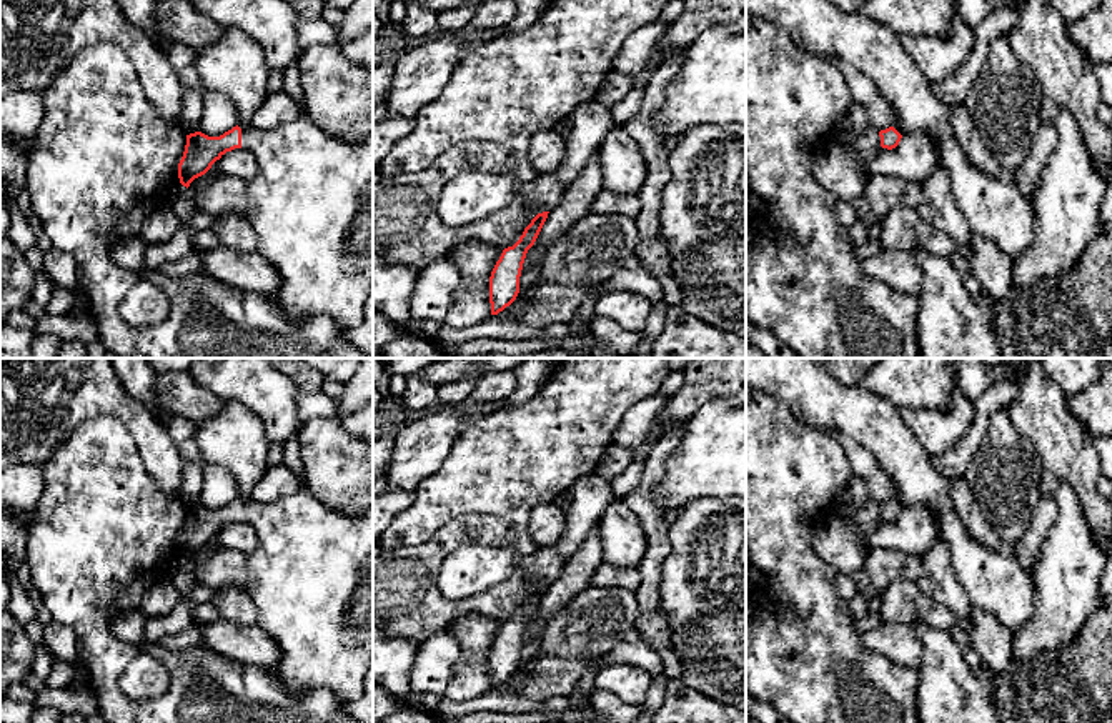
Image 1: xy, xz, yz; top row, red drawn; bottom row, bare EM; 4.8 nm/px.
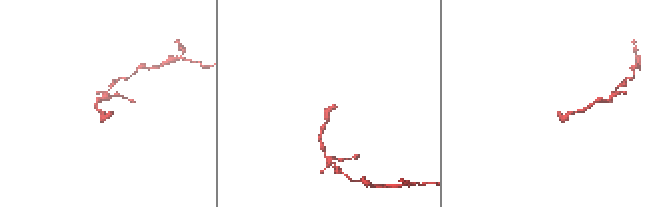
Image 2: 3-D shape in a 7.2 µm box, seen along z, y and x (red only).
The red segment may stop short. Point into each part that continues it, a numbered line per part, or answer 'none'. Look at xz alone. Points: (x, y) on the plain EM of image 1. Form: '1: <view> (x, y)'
none

